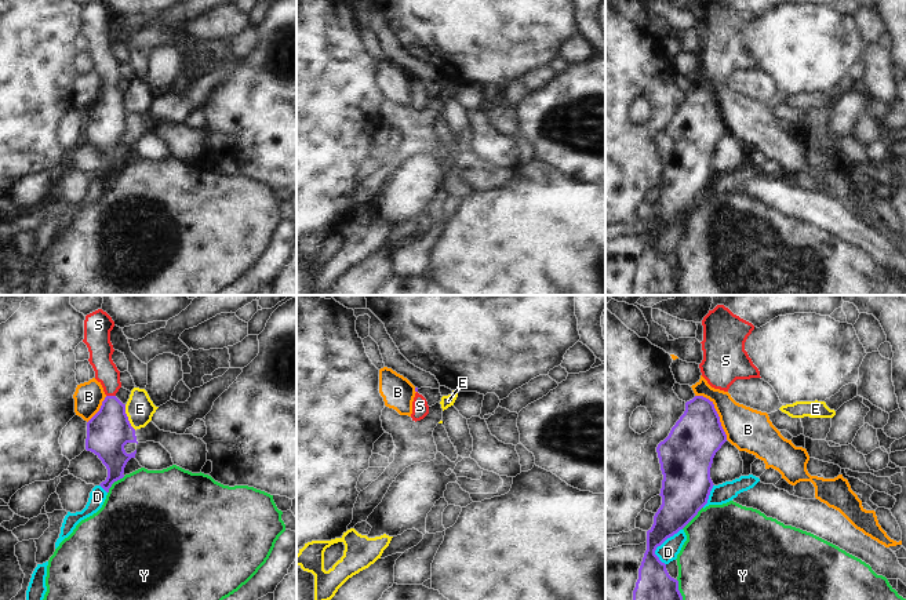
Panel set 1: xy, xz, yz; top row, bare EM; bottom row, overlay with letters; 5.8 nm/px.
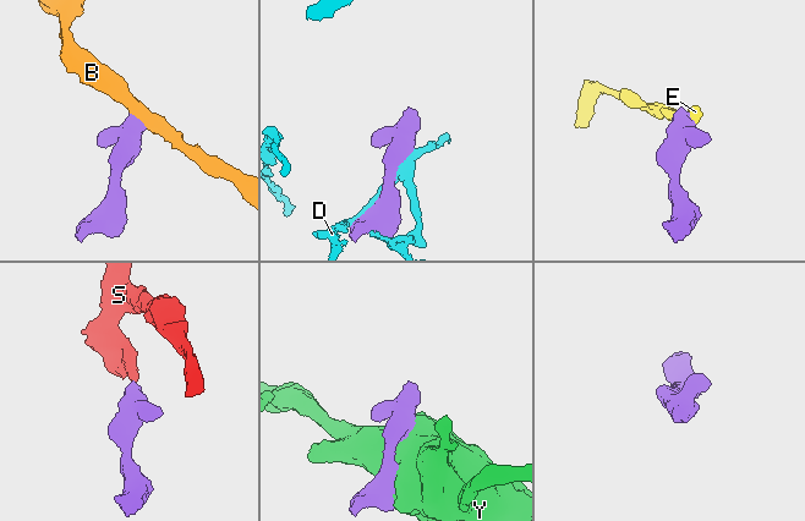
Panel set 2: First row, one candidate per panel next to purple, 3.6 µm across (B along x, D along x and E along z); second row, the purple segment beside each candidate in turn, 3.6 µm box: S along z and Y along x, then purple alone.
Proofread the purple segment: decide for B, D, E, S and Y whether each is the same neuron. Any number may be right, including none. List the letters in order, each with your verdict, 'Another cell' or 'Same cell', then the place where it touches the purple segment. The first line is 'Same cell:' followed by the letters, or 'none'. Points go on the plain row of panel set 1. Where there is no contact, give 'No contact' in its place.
Same cell: S
B: Another cell. Touches purple at yz (716, 104)
D: Another cell. Touches purple at yz (661, 235)
E: Another cell. Touches purple at xy (127, 108)
S: Same cell. Touches purple at xy (111, 87)
Y: Another cell. Touches purple at yz (692, 208)

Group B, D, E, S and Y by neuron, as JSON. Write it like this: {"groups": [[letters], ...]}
{"groups": [["B"], ["D"], ["E"], ["S"], ["Y"]]}

